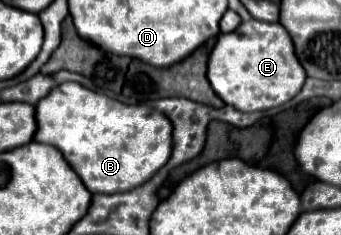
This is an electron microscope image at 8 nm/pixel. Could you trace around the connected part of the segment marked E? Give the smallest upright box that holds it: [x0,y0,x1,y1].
[208,20,306,112]

